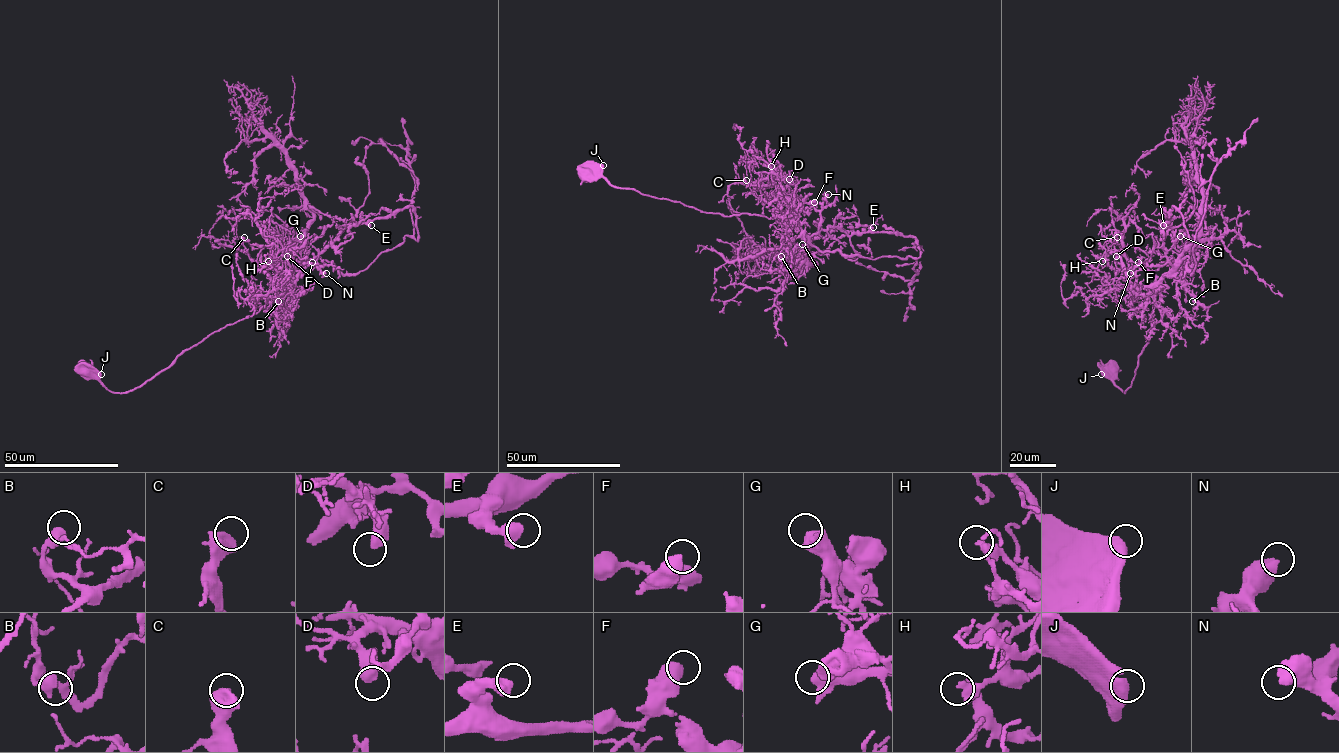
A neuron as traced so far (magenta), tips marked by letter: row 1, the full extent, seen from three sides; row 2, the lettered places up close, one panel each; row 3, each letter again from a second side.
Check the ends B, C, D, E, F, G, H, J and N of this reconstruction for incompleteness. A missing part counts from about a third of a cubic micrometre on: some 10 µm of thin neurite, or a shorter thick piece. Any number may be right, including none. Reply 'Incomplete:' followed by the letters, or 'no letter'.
Incomplete: F

